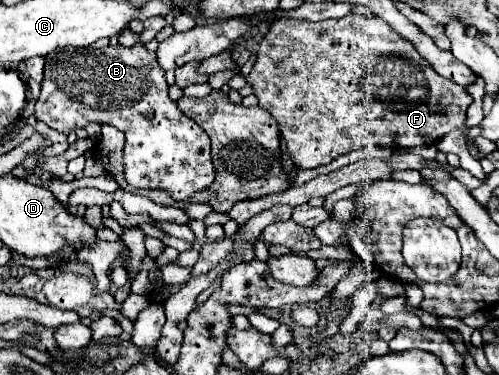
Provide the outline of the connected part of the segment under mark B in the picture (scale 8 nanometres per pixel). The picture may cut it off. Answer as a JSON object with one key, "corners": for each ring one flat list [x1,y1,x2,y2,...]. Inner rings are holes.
{"corners":[[142,43,134,47,124,45,108,45,104,49,58,49,56,53,48,53,44,65,44,79,40,97,36,101,36,113,40,121,44,121,50,129,60,133,68,133,78,125,86,125,90,121,96,123,110,123,116,125,120,131,126,133,123,150,124,177,128,185,138,189,162,189,172,199,184,201,192,195,208,189,214,181,214,167,210,157,210,137,184,117,176,103,168,97,168,83,164,79,164,71,156,65,154,53,146,51],[148,111,154,111,154,117,148,119]]}

